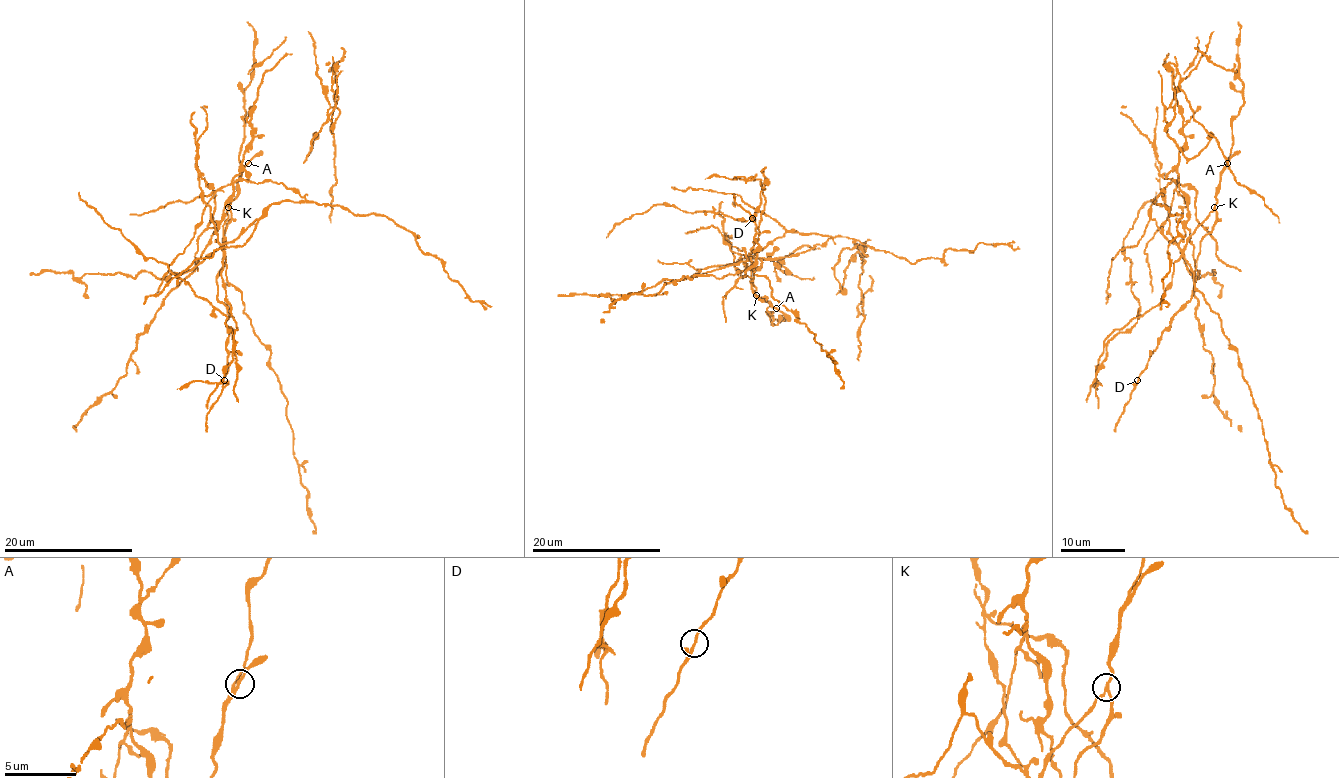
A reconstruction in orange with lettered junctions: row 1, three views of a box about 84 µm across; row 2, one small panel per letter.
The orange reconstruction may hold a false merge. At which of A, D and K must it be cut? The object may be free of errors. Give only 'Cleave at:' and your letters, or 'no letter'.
Cleave at: K

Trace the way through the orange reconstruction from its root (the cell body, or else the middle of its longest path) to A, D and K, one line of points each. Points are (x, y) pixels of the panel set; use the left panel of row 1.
A: (243, 178), (282, 183), (304, 199), (274, 202), (224, 249), (227, 207), (248, 163)
D: (243, 178), (282, 183), (304, 199), (274, 202), (224, 249), (227, 212), (216, 279), (229, 316), (224, 380)
K: (243, 178), (256, 183), (282, 183), (304, 199), (298, 202), (274, 202), (224, 249), (222, 224), (229, 207)

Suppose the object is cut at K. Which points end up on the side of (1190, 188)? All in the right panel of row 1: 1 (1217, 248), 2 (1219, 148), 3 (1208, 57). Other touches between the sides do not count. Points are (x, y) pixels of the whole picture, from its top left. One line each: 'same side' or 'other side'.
1: same side
2: same side
3: same side

